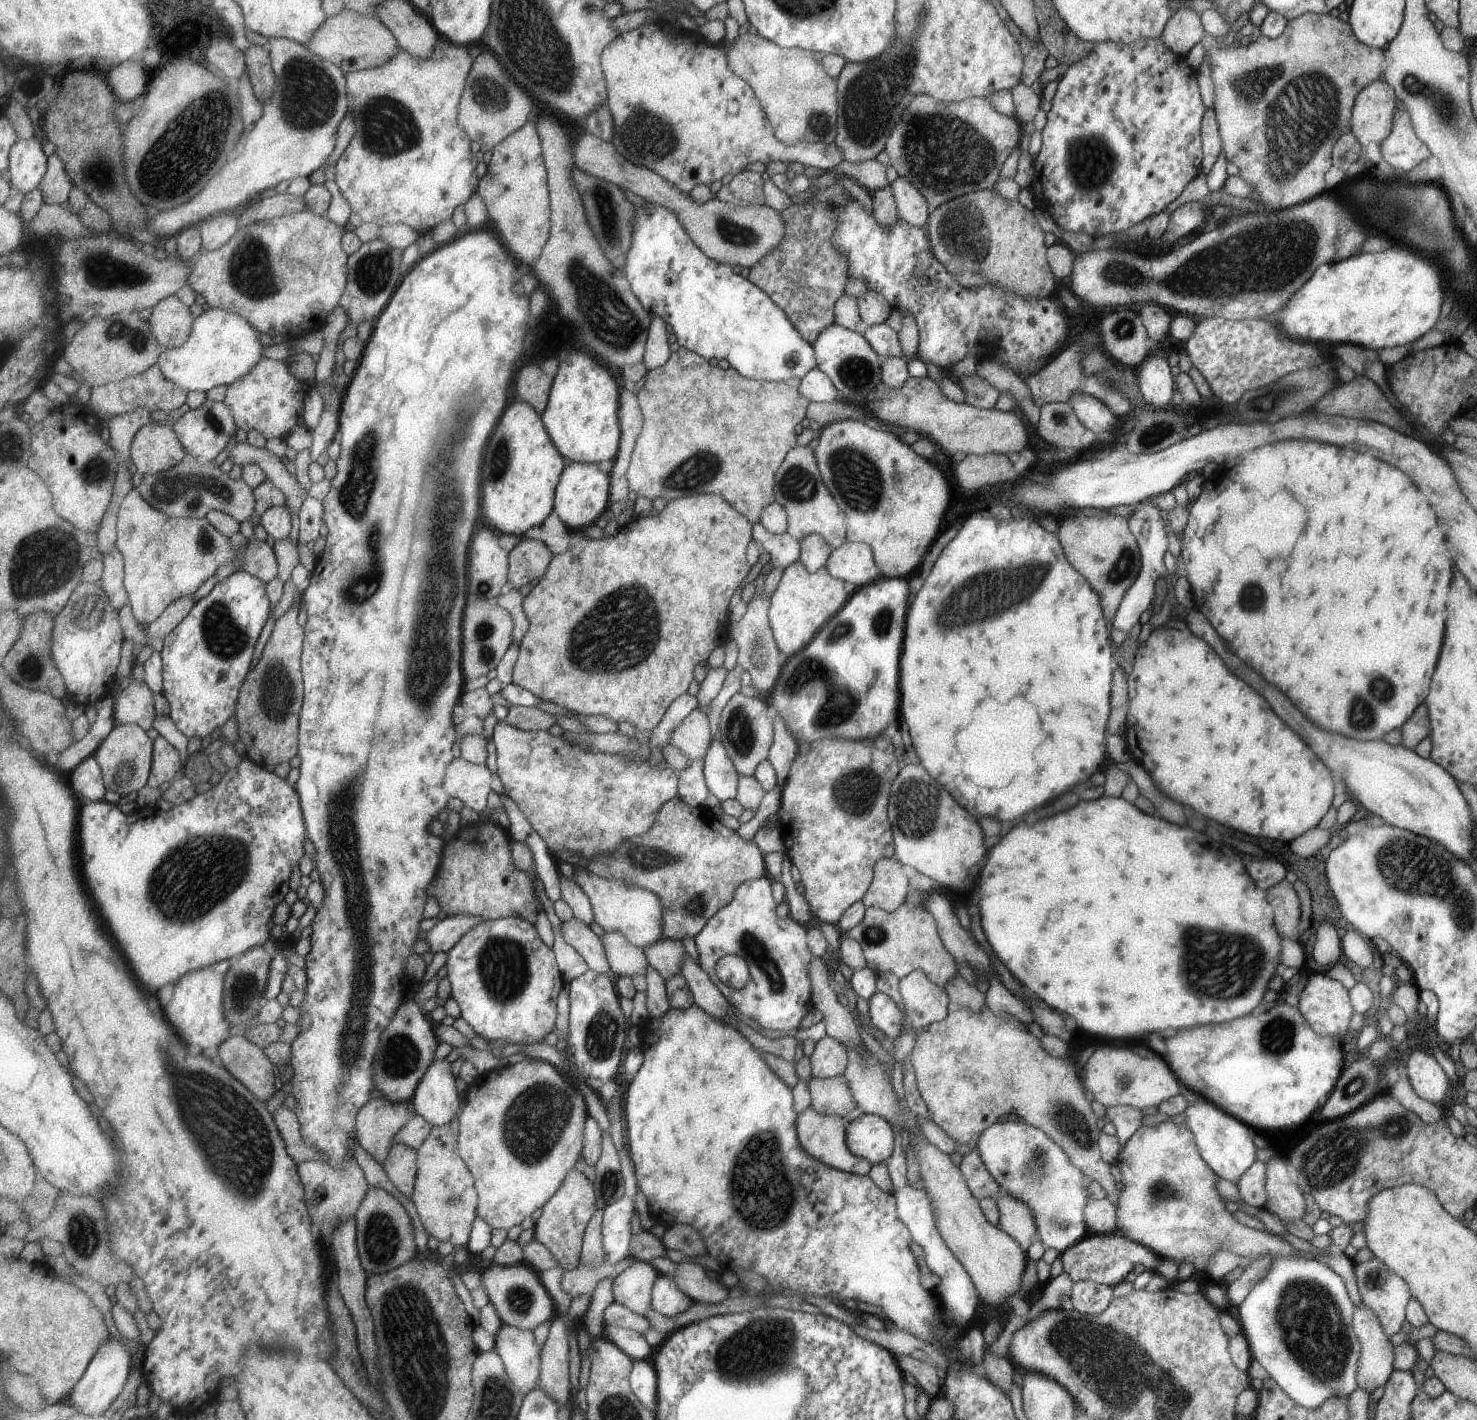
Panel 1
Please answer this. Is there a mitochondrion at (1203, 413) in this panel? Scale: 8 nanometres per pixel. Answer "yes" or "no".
no

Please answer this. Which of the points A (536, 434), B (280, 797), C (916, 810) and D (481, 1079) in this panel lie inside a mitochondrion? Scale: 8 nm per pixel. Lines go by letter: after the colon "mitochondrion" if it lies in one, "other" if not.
A: other
B: other
C: mitochondrion
D: other

